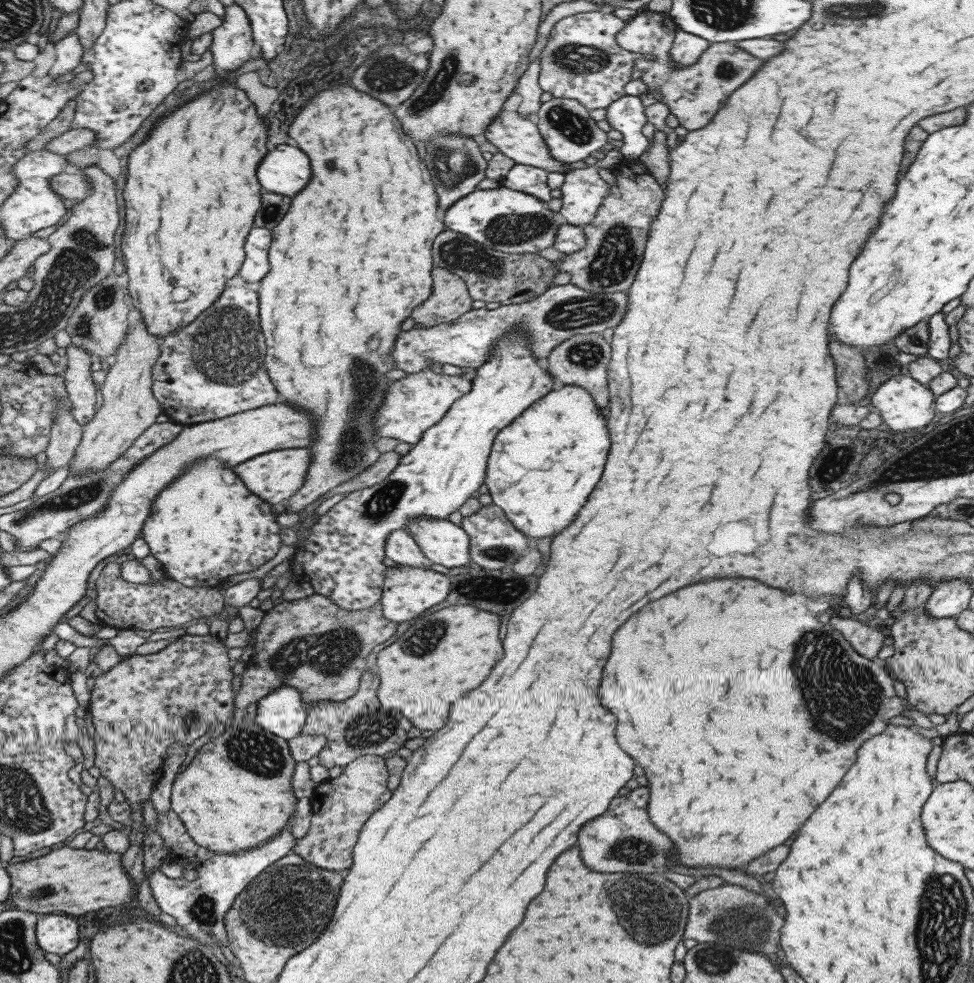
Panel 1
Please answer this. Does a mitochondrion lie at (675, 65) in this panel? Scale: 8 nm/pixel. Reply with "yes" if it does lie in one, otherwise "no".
no

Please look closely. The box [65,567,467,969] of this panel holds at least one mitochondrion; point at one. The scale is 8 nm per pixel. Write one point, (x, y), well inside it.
(288, 906)

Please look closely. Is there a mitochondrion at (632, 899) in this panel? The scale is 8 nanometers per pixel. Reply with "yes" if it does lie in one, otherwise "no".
yes

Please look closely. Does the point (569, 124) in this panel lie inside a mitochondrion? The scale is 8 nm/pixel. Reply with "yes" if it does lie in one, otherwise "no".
yes

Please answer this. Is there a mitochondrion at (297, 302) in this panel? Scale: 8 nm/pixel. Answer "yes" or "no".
no

